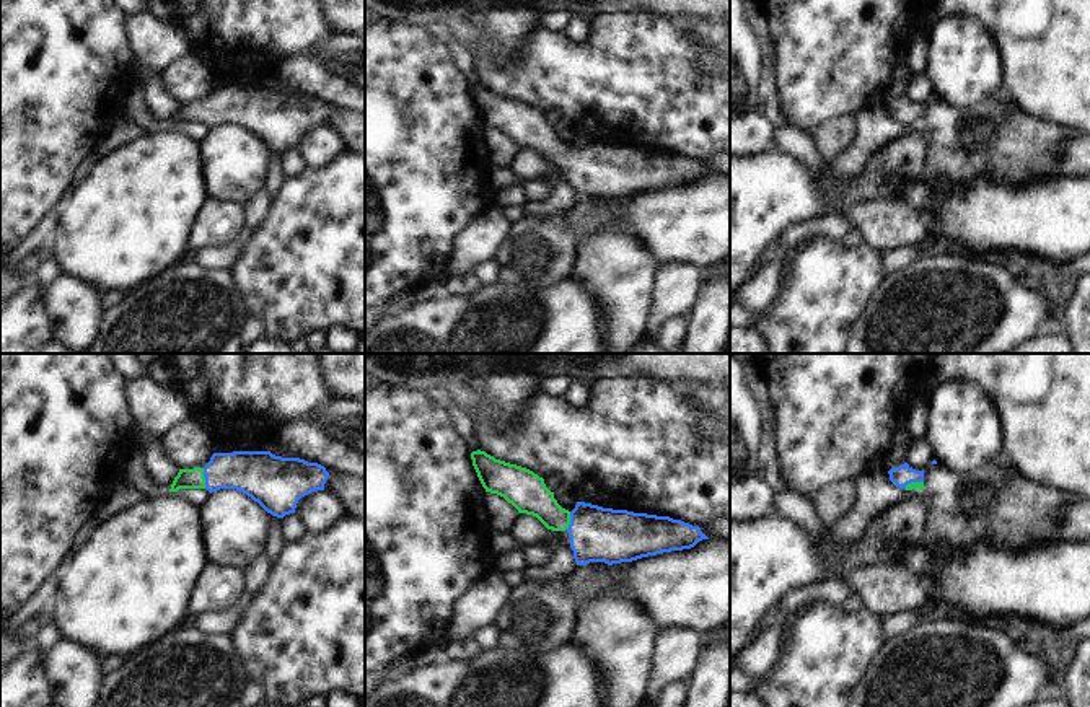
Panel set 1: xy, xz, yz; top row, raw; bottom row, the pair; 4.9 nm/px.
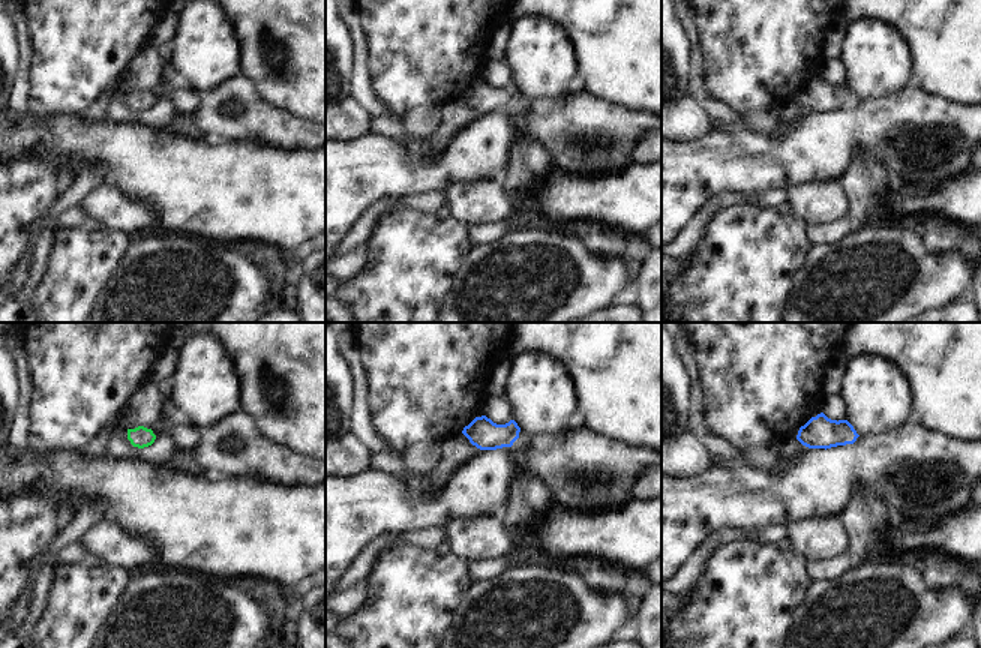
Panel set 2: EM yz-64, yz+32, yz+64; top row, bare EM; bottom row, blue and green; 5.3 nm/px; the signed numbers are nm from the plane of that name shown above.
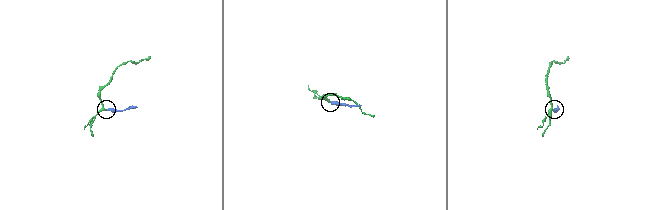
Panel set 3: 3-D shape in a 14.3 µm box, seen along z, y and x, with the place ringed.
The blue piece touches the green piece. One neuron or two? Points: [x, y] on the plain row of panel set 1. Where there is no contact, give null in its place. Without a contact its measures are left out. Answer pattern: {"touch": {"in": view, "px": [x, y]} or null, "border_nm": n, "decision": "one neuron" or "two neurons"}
{"touch": {"in": "xy", "px": [206, 114]}, "border_nm": 100, "decision": "one neuron"}

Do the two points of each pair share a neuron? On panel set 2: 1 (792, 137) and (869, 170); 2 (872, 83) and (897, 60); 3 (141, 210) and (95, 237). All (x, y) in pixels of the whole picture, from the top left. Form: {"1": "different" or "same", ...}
{"1": "different", "2": "same", "3": "different"}

